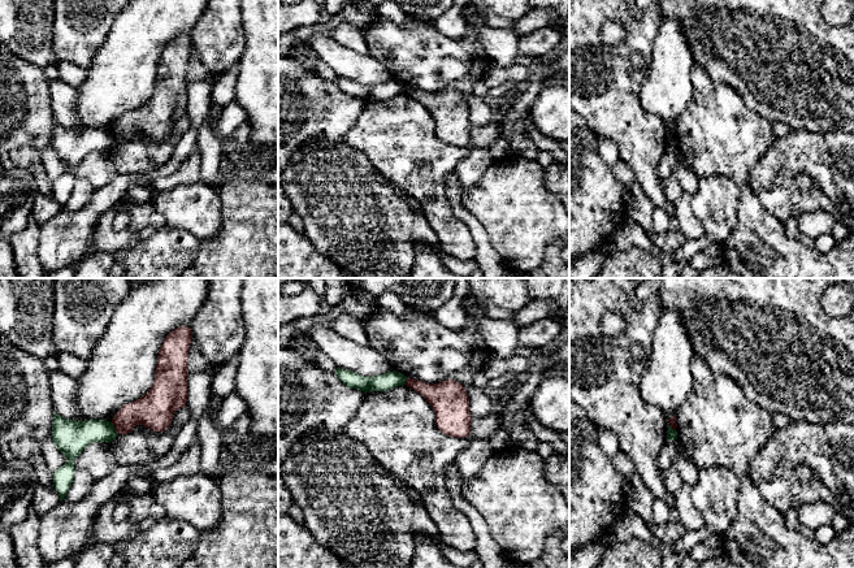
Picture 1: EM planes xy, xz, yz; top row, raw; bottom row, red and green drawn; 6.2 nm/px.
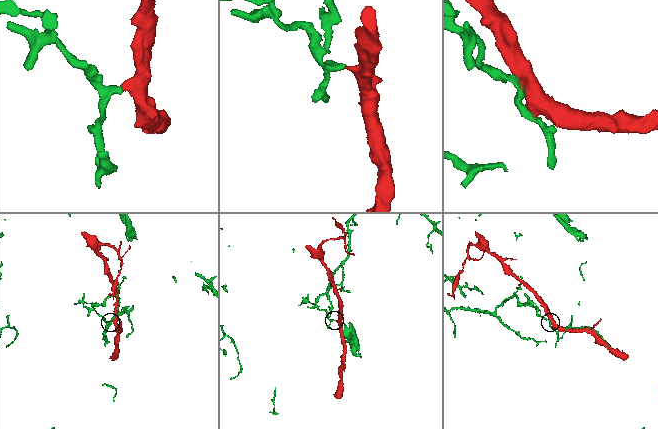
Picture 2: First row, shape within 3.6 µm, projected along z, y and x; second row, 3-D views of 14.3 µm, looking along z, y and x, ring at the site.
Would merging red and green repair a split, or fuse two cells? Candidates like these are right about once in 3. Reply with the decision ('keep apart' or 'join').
keep apart

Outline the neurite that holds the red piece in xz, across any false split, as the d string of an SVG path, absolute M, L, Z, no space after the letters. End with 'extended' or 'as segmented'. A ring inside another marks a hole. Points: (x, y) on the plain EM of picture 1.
M409 86L406 94L422 104L432 114L439 140L454 147L469 144L472 125L469 107L463 94L454 88L430 94Z; as segmented

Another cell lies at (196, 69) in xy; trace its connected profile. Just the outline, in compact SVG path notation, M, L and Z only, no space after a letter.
M191 47L190 60L188 60L188 70L187 70L187 81L199 81L207 71L207 68L199 58L198 52Z

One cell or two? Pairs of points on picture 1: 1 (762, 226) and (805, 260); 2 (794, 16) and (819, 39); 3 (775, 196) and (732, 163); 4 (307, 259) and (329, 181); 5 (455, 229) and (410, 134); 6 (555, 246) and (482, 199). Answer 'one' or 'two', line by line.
1: one
2: one
3: two
4: two
5: one
6: two

